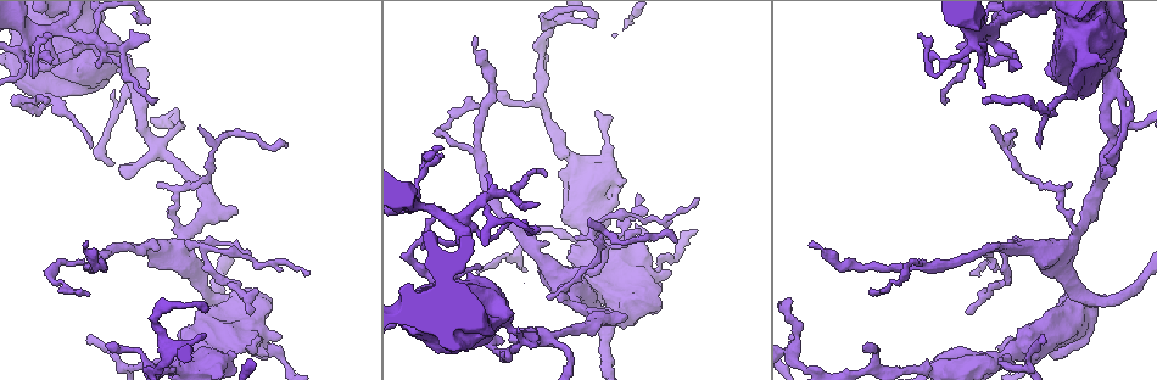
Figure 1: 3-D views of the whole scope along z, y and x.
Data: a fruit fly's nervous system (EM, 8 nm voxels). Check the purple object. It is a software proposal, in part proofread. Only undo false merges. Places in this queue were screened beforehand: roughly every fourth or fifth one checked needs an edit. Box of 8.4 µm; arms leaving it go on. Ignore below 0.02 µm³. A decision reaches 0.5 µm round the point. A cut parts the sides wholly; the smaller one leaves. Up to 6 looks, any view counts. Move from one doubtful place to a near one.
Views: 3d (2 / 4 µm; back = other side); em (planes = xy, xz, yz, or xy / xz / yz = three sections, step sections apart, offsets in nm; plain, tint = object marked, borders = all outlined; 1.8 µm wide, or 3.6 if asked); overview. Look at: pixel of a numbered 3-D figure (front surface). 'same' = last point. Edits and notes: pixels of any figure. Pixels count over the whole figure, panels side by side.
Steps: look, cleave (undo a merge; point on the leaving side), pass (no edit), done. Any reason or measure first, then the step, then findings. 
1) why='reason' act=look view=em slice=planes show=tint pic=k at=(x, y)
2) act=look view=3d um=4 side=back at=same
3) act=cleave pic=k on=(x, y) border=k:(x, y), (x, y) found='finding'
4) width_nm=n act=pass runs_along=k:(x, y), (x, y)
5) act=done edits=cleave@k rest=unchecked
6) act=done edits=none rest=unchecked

why='four-way junction' act=look view=em slice=xy step=16 show=tint pic=1 at=(157, 146)

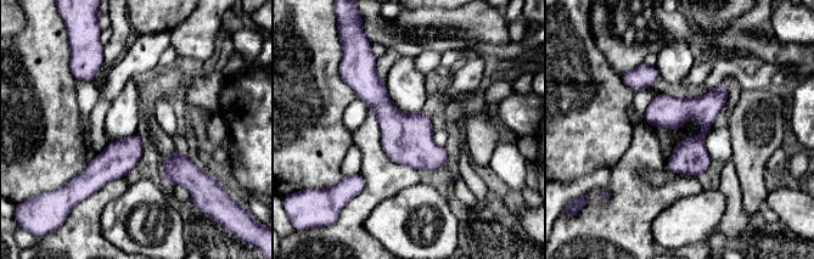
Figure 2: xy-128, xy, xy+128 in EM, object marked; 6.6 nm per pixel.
act=pass runs_along=2:(724, 88), (675, 169) found='continuous, no second neuron'

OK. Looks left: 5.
why='narrows sharply' act=look view=em slice=planes show=plain pic=1 at=(585, 225)

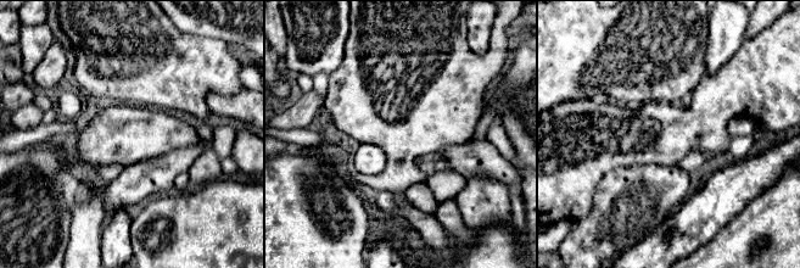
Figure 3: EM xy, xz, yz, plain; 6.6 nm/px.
why='see the neighbours' act=look view=em slice=planes show=borders at=same

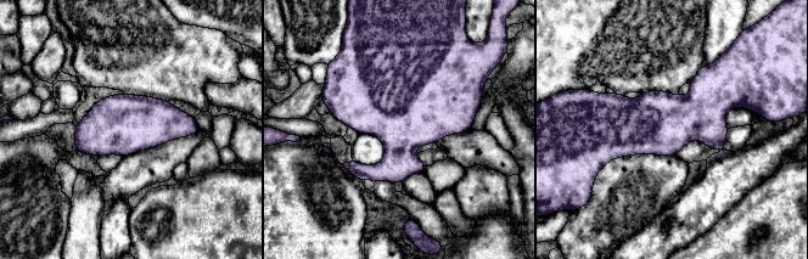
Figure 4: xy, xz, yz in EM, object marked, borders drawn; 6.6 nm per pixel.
act=pass found='continuous, no second neuron'

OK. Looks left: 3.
why='branch point' act=look view=3d um=4 pic=1 at=(1087, 298)

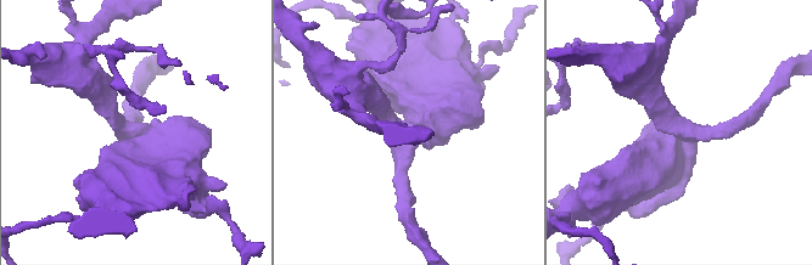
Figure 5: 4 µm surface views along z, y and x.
act=look view=em slice=planes show=tint pic=5 at=(687, 132)

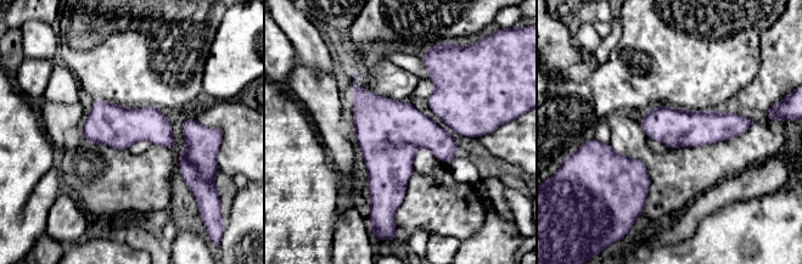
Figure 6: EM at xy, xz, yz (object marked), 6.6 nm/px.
act=pass runs_along=6:(643, 121), (663, 124), (746, 124) found='all the same neuron'

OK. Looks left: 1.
act=done edits=none rest=unchecked

